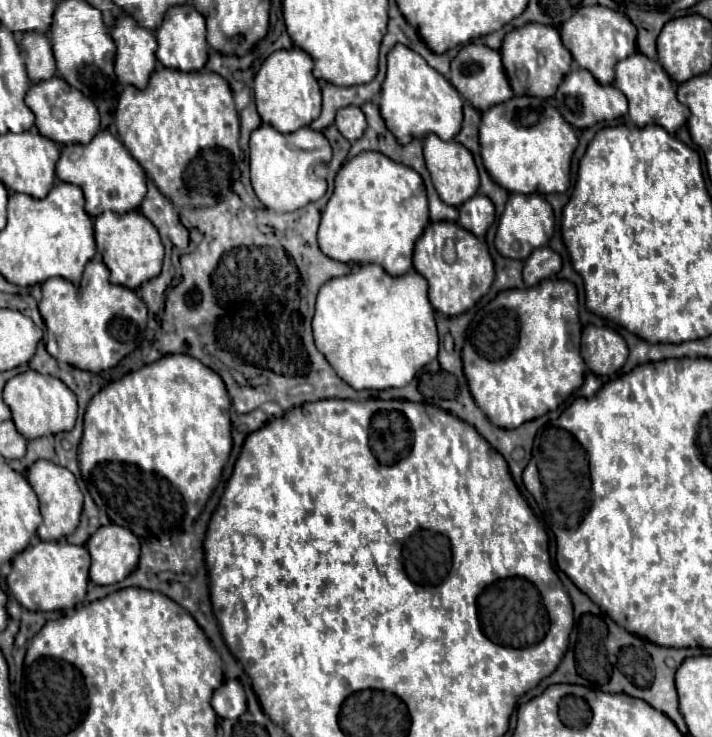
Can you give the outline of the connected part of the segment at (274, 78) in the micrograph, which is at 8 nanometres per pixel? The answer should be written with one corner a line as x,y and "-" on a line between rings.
297,46
291,50
277,50
261,64
261,70
255,76
253,92
257,112
265,124
271,124
283,134
289,134
301,126
309,126
311,120
317,118
321,112
321,90
311,70
313,60

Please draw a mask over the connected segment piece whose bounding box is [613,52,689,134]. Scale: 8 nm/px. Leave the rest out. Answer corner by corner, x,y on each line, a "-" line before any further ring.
641,52
631,54
629,58
617,62
615,66
615,82
613,82
629,100
629,118
637,126
647,126
647,124
657,124
665,128
669,134
675,134
679,126
683,126
689,118
689,110
677,102
675,94
675,84
663,70
663,66
651,58
647,58

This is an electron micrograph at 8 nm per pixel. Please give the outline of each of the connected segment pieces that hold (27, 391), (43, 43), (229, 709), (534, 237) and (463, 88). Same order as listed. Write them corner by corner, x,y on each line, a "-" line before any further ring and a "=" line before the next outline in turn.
35,370
21,372
13,376
3,390
3,400
11,408
13,422
17,430
27,438
39,438
47,434
59,434
69,432
75,426
77,420
77,400
75,394
55,376
45,376
=
25,32
19,46
21,46
21,54
23,54
25,68
31,82
39,82
55,76
57,66
51,50
51,40
47,34
=
227,680
223,682
215,692
213,692
213,710
221,718
237,718
247,710
247,700
243,686
237,680
=
511,194
499,220
495,246
507,258
525,260
535,248
547,246
553,236
553,208
541,194
=
467,44
459,50
459,54
451,60
451,82
457,92
477,110
487,110
497,102
507,102
513,96
507,74
501,64
501,54
483,44

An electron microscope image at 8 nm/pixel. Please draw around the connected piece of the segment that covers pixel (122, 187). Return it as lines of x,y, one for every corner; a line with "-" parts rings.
99,130
89,144
65,146
57,162
57,176
83,190
85,210
89,216
97,216
101,210
135,210
147,192
143,168
109,130

